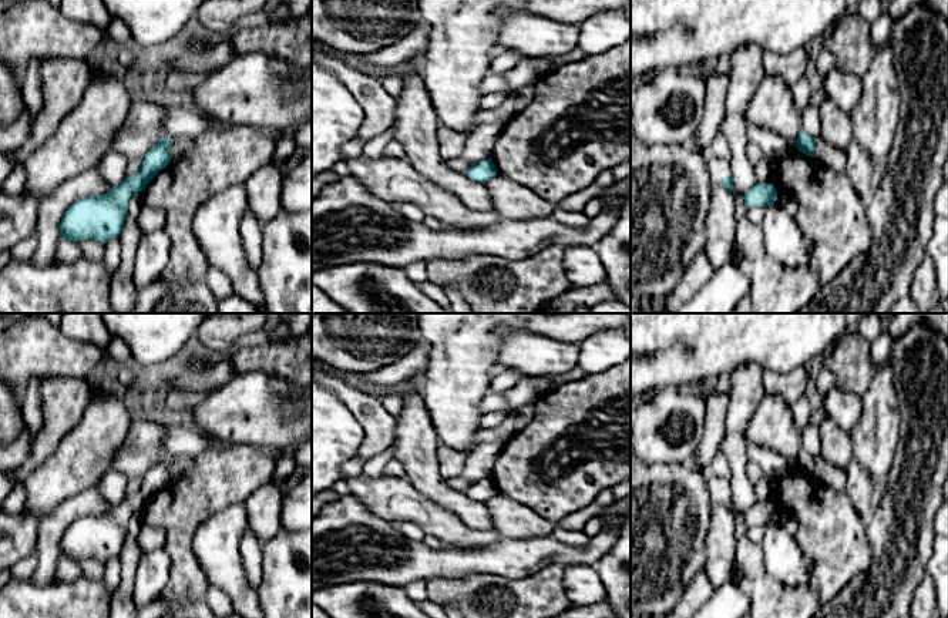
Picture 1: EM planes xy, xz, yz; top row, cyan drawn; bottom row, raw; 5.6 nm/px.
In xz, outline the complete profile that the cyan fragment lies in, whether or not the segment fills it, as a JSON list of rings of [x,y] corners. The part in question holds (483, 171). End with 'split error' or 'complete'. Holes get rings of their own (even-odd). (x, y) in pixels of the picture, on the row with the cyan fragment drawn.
[[[491,158],[473,164],[465,172],[467,178],[481,184],[485,184],[487,181],[493,179],[495,175],[497,175],[497,169]]]; complete

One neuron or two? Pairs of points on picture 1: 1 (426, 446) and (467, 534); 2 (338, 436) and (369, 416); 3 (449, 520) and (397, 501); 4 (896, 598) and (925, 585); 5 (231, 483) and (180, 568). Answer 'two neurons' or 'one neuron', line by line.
1: two neurons
2: two neurons
3: one neuron
4: two neurons
5: one neuron

